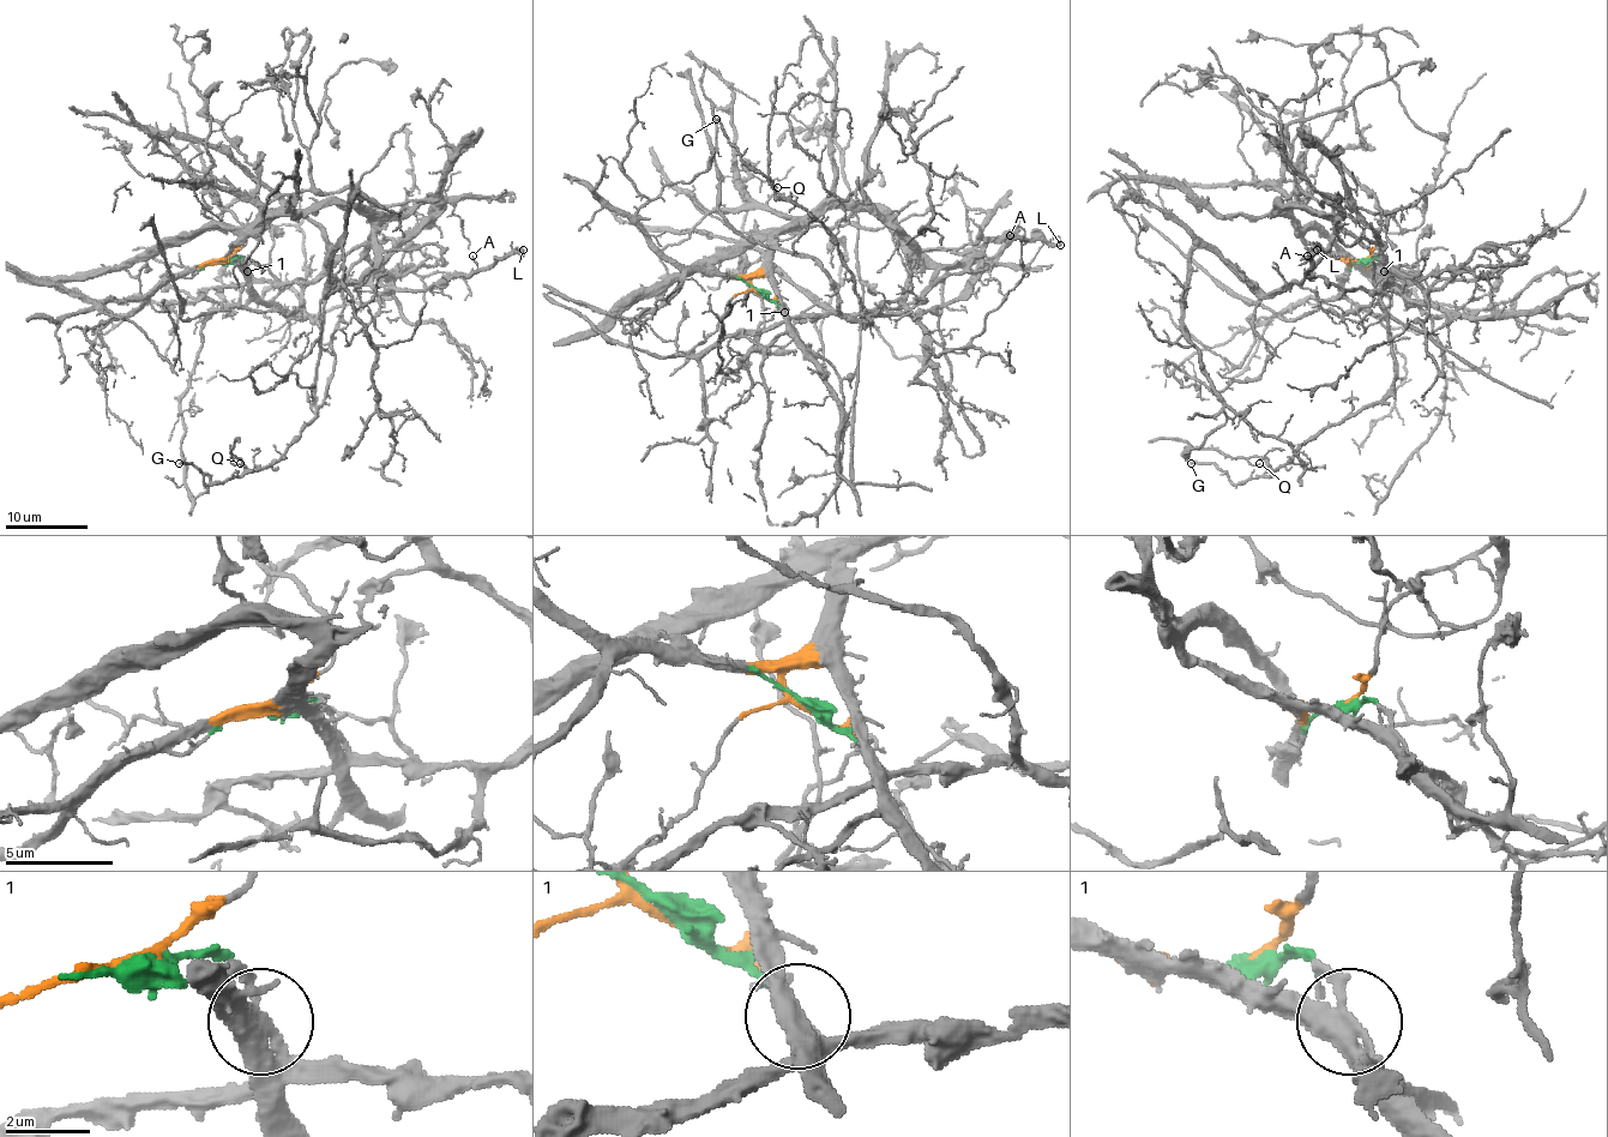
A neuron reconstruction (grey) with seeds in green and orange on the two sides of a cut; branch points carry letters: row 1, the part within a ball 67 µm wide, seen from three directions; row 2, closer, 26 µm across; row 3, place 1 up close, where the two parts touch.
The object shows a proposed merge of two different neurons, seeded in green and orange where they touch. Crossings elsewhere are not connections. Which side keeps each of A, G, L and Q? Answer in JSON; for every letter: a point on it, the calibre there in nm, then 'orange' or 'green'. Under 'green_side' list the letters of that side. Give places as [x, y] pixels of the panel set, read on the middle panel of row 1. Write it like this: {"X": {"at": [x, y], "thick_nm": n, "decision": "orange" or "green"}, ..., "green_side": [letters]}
{"A": {"at": [1010, 235], "thick_nm": 110, "decision": "green"}, "G": {"at": [716, 119], "thick_nm": 200, "decision": "orange"}, "L": {"at": [1060, 245], "thick_nm": 280, "decision": "green"}, "Q": {"at": [777, 187], "thick_nm": 100, "decision": "orange"}, "green_side": ["A", "L"]}

